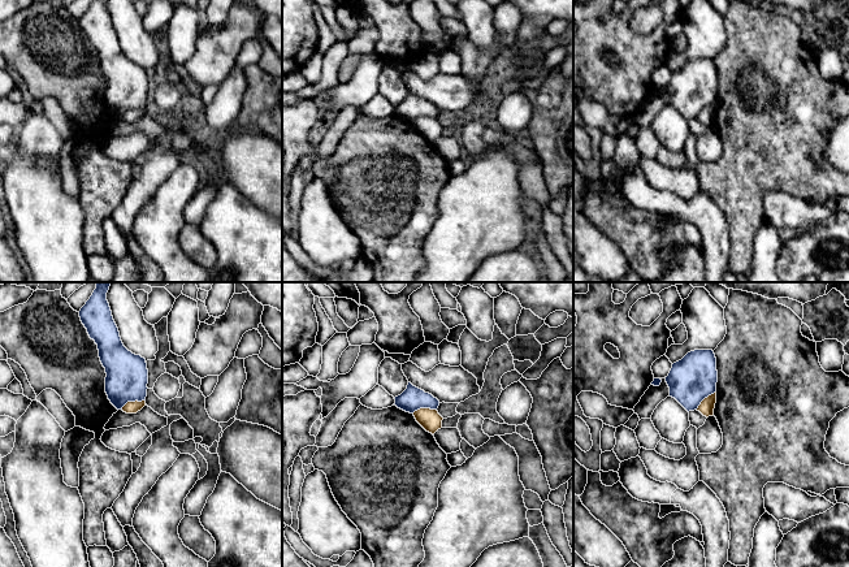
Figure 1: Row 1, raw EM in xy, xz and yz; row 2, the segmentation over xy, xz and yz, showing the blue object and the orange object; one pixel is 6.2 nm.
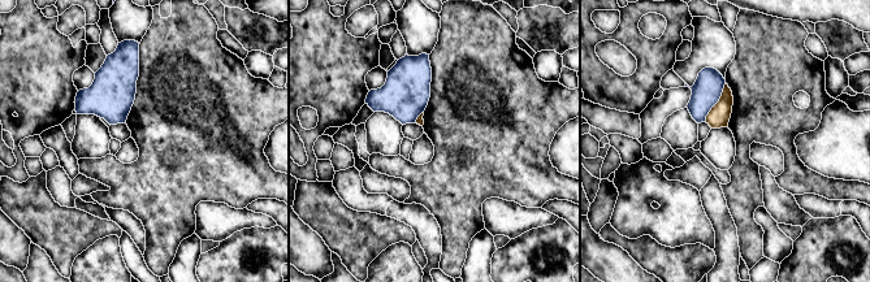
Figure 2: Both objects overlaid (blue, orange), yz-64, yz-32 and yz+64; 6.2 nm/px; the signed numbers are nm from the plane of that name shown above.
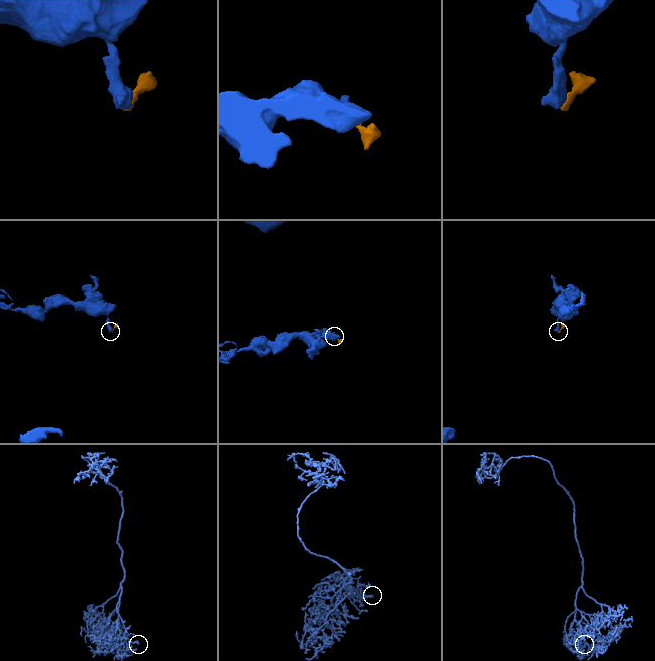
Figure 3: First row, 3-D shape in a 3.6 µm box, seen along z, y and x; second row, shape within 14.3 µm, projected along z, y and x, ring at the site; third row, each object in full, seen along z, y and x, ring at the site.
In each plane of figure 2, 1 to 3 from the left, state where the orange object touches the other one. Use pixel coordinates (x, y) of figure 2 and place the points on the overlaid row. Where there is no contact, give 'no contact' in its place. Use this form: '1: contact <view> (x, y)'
1: no contact
2: contact yz-32 (419, 115)
3: contact yz+64 (717, 102)

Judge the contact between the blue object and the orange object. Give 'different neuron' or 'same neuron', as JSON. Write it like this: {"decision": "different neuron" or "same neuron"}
{"decision": "different neuron"}

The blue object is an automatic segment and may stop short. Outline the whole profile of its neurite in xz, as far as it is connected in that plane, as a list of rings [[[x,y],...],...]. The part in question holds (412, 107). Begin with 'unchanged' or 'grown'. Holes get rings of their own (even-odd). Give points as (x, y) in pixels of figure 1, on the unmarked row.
unchanged; [[[408,91],[407,98],[395,108],[395,114],[406,121],[413,122],[420,117],[437,118],[439,109],[432,103],[425,101],[424,99],[413,95]]]

